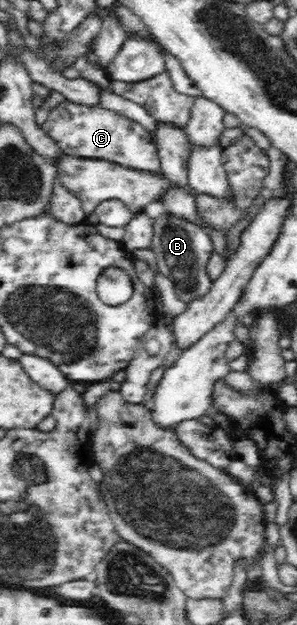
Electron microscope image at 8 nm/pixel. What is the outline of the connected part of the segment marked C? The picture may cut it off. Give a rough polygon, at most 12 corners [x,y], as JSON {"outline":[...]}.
{"outline":[[61,101],[41,123],[66,156],[161,169],[154,134]]}

